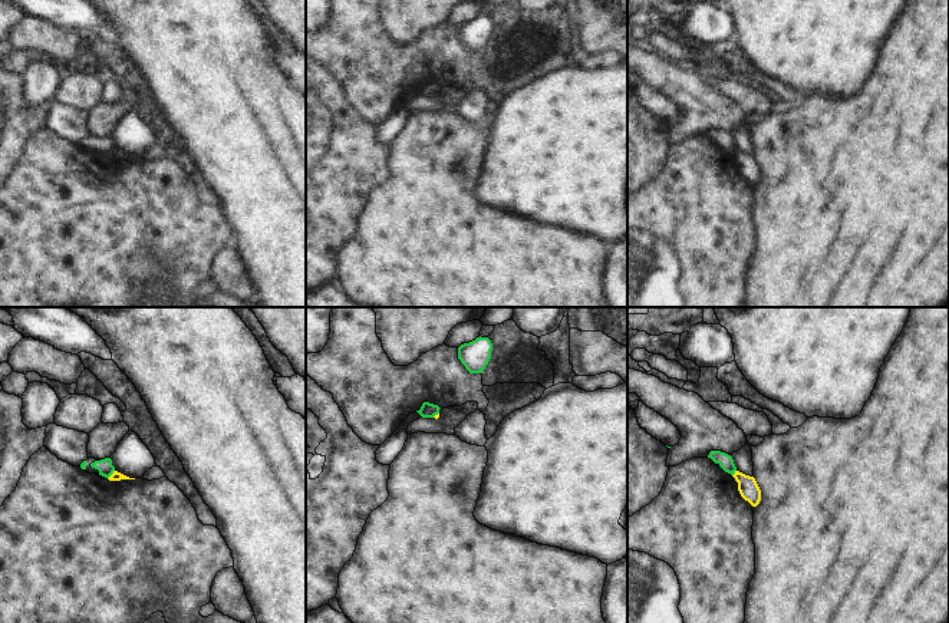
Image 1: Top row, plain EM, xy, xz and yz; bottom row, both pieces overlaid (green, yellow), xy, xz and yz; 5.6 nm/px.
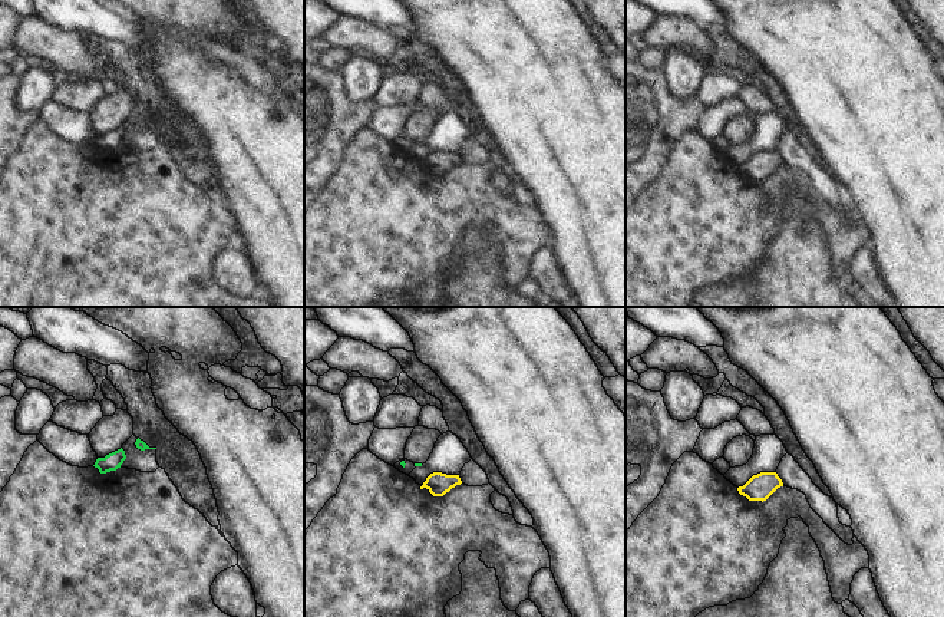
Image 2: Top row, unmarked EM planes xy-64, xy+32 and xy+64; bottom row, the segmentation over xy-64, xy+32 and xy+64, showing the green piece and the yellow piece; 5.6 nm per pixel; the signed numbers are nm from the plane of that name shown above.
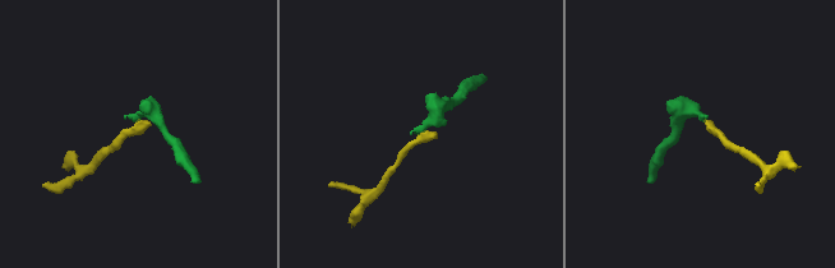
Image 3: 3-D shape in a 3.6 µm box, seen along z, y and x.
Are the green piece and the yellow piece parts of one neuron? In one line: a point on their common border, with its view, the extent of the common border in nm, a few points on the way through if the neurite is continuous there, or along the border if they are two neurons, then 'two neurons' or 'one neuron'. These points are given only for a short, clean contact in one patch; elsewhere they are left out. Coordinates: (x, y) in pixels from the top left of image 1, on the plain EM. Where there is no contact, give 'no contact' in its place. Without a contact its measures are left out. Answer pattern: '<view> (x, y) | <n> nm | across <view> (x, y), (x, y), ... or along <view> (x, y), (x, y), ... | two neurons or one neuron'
xy (112, 151) | 70 nm | along xy (114, 148), (108, 157) | two neurons

